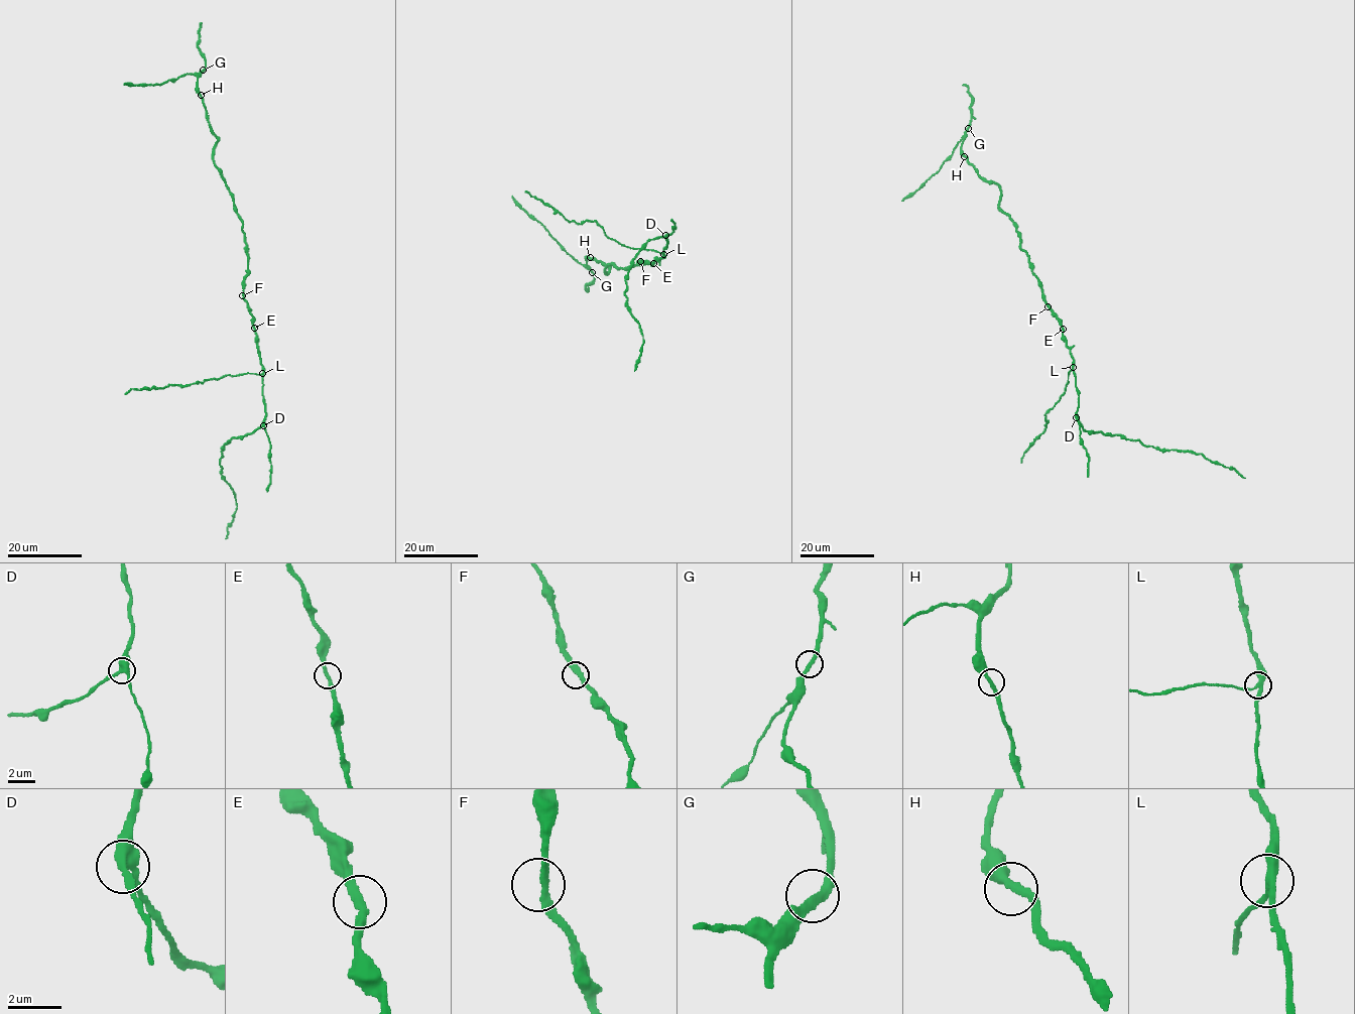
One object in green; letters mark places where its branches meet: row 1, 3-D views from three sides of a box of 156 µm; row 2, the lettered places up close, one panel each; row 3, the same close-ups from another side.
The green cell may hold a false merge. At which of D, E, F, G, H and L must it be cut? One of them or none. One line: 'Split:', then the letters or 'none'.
Split: L

